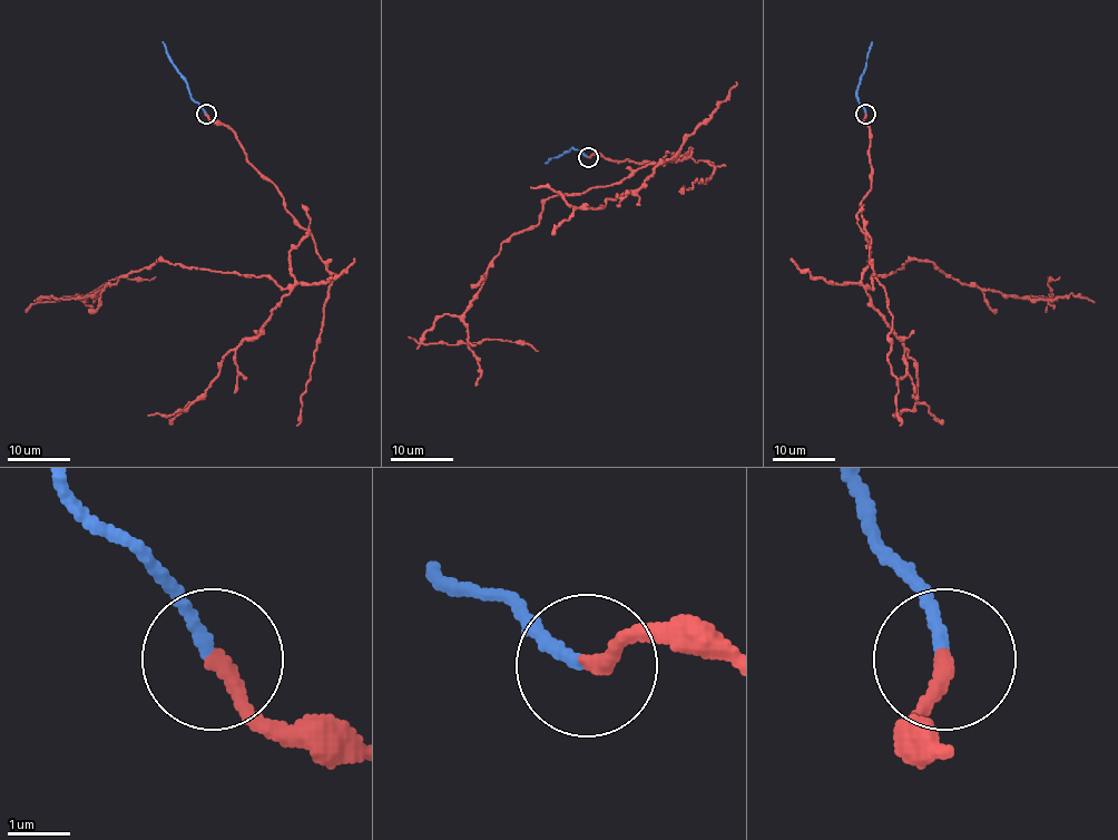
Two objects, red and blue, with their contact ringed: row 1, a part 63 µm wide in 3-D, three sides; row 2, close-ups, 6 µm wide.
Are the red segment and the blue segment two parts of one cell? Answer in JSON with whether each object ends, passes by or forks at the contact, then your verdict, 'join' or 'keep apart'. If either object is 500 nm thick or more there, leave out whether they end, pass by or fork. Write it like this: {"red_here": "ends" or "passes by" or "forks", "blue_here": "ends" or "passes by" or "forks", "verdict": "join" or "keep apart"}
{"red_here": "ends", "blue_here": "ends", "verdict": "keep apart"}

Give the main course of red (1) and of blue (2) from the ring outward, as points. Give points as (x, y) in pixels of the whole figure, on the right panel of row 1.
1: (865, 115), (862, 284), (930, 261), (981, 289), (1049, 300), (1047, 280), (1060, 276)
2: (865, 115), (857, 97), (857, 85), (872, 41)

